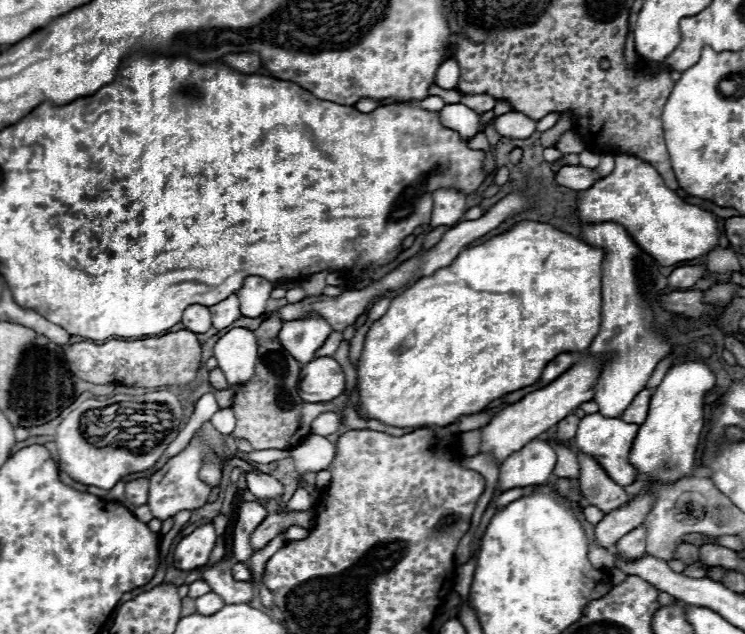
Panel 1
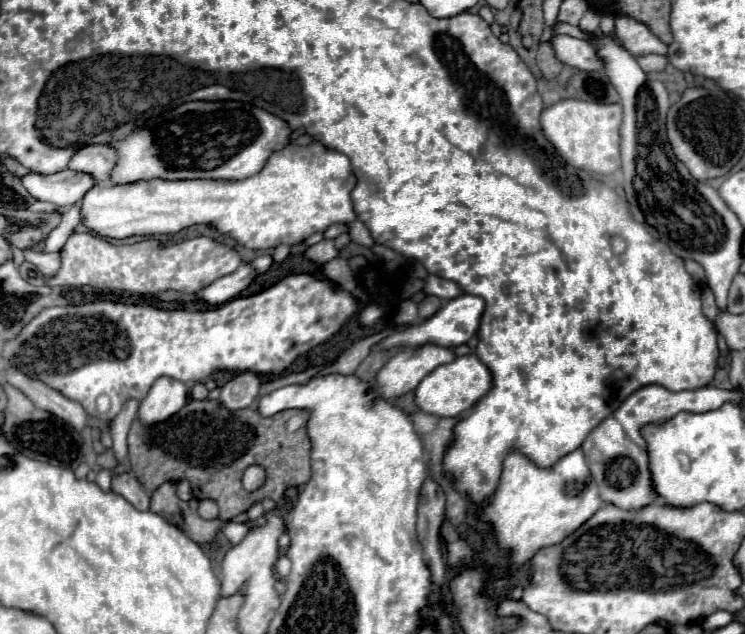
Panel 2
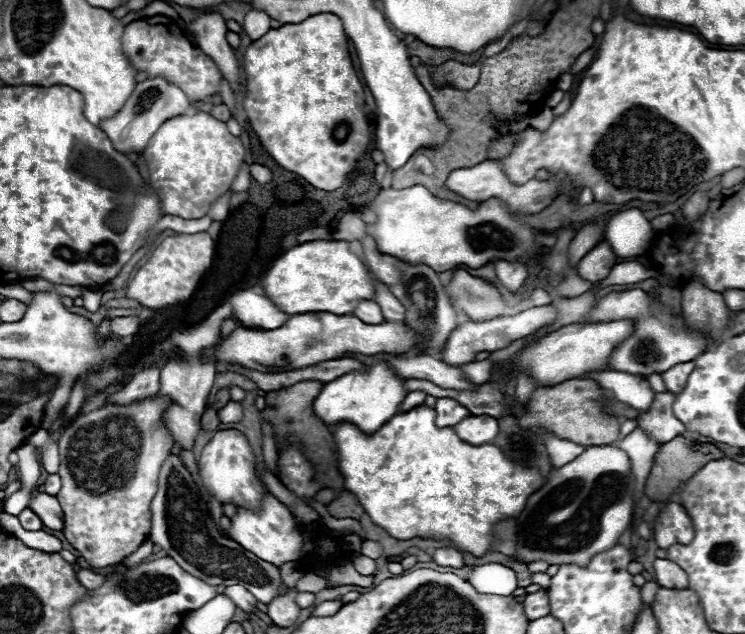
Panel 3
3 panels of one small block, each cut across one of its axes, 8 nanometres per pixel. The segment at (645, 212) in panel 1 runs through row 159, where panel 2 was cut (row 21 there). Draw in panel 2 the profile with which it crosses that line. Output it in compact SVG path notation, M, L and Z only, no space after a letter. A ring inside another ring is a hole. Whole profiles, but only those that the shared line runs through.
M630 16L616 18L616 36L622 40L630 54L666 54L666 44L660 42L642 22L630 20Z

